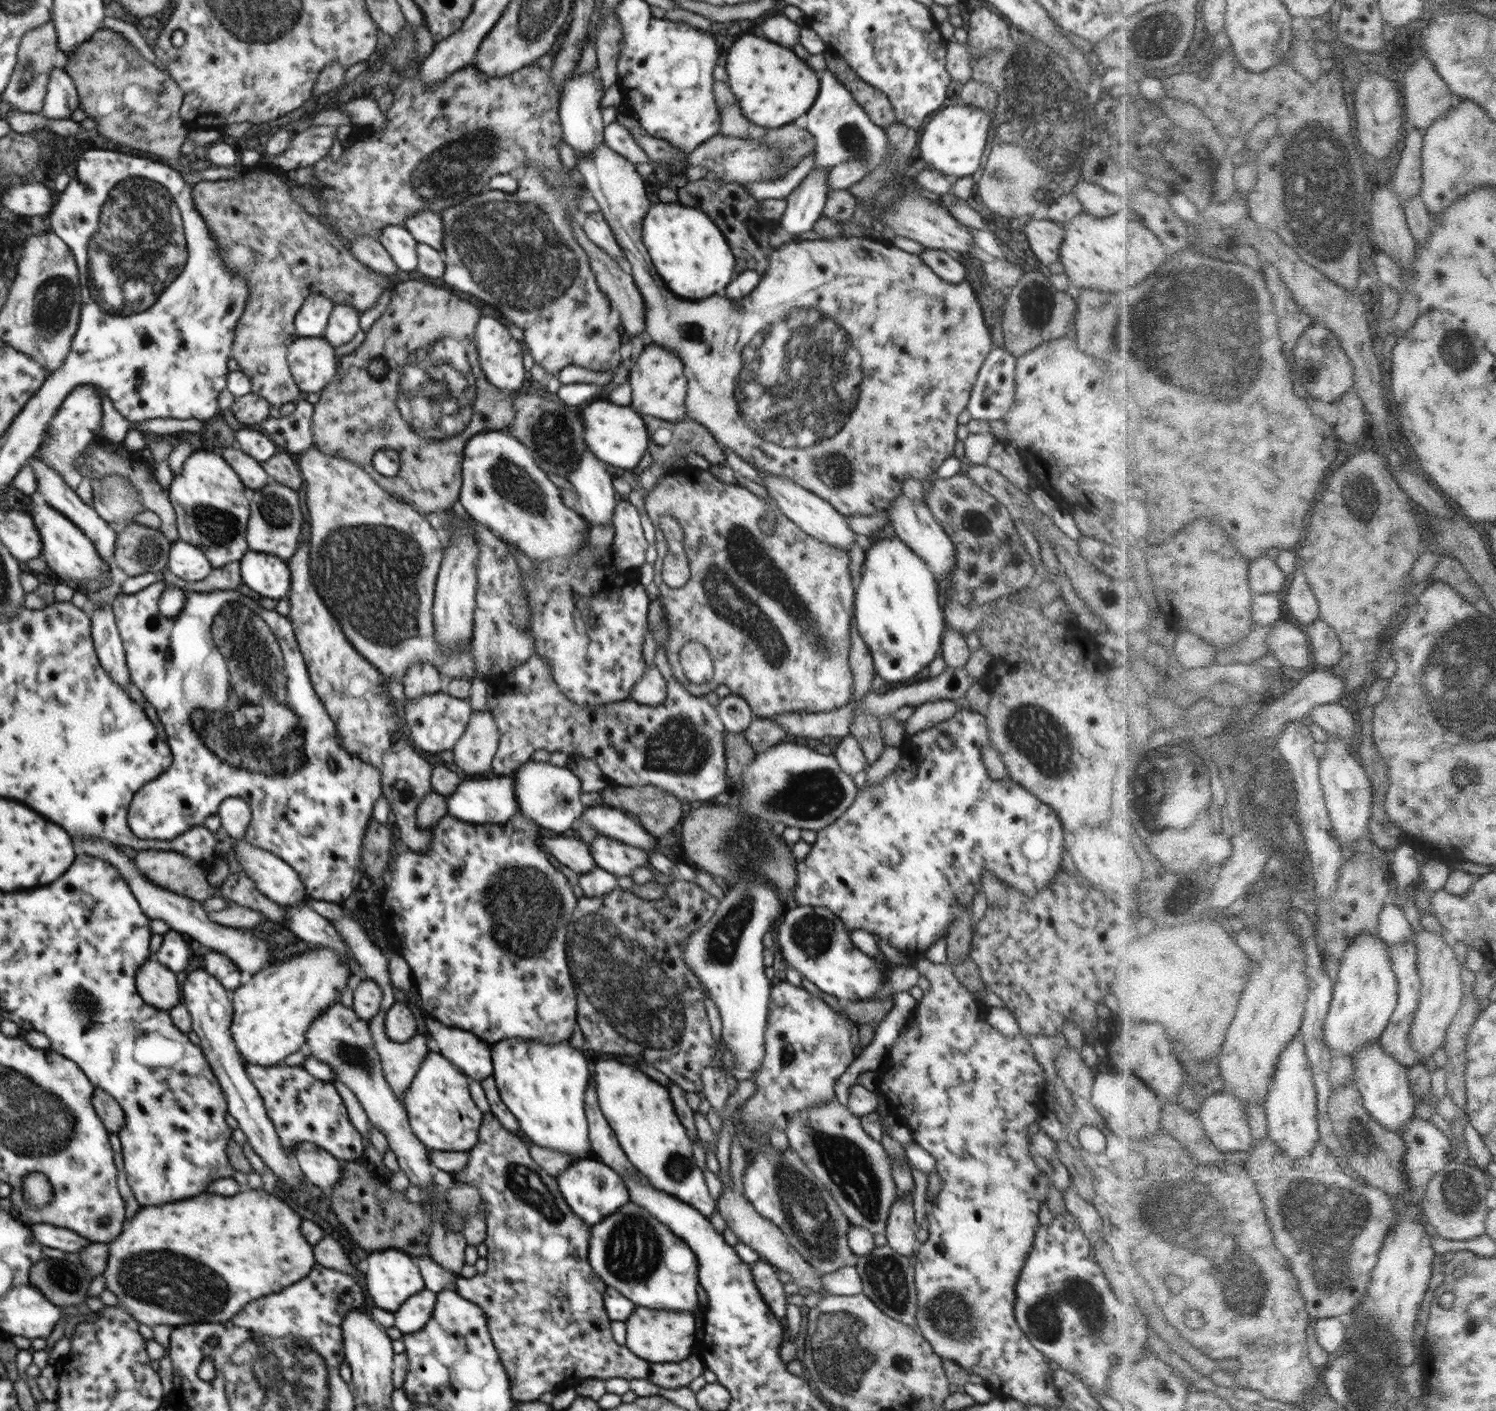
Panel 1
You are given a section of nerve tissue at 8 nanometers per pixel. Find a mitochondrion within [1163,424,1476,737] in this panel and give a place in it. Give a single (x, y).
(1363, 498)

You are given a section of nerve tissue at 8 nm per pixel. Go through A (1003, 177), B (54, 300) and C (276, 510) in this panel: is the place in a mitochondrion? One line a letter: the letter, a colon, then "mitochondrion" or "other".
A: mitochondrion
B: mitochondrion
C: mitochondrion

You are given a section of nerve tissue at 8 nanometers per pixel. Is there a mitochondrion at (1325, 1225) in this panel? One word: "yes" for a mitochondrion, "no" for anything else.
yes

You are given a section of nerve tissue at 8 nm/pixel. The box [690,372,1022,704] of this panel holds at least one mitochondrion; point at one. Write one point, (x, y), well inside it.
(748, 592)

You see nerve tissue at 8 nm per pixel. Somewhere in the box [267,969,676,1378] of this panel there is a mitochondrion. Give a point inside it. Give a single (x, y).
(633, 1251)

